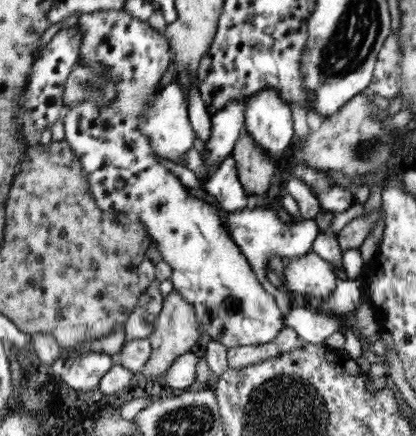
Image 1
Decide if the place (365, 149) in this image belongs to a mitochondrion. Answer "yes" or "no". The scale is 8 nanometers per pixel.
yes

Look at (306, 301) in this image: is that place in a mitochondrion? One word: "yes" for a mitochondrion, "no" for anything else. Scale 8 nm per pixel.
no

